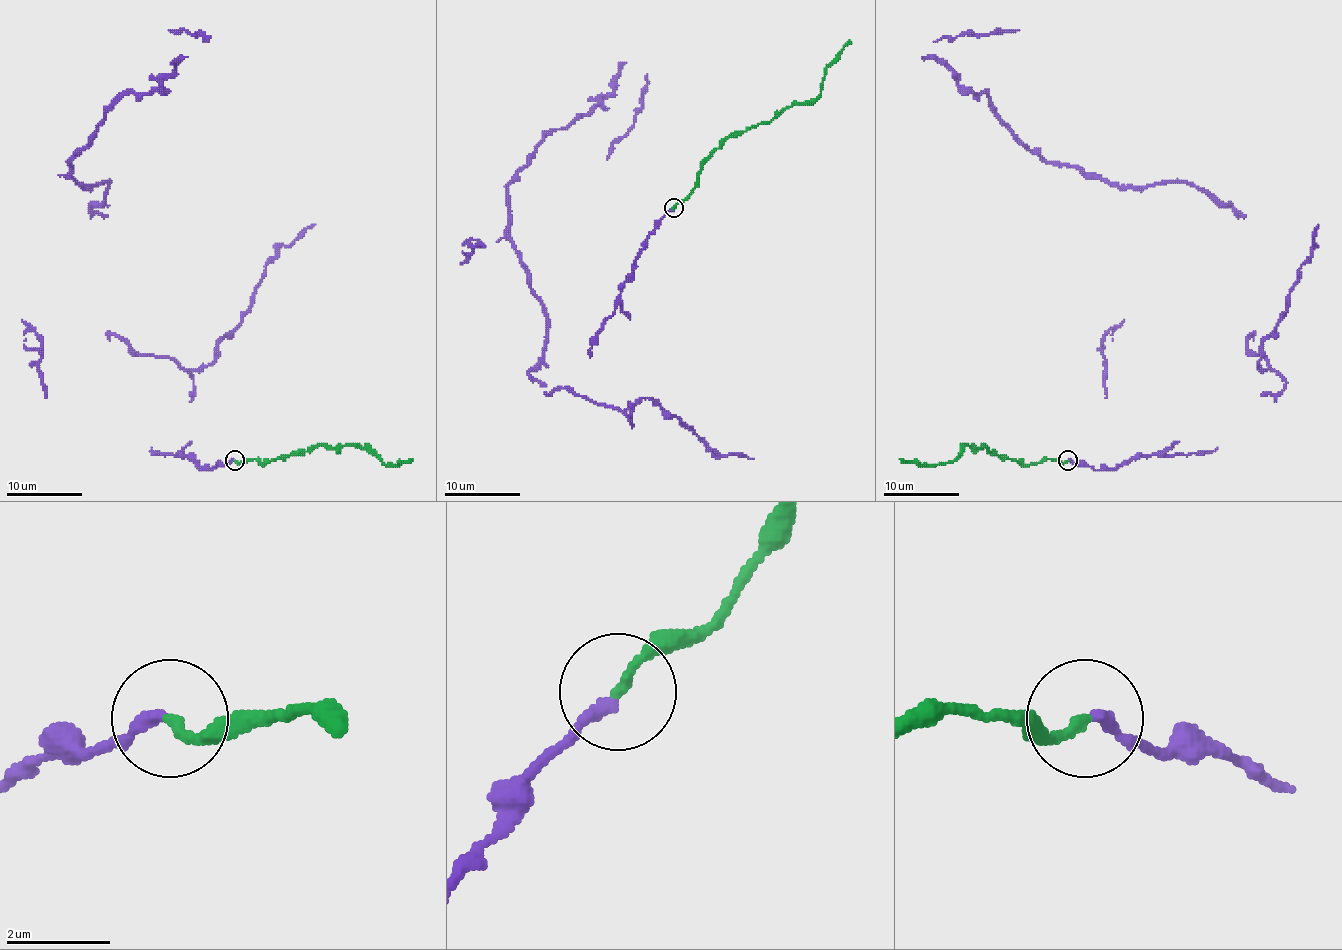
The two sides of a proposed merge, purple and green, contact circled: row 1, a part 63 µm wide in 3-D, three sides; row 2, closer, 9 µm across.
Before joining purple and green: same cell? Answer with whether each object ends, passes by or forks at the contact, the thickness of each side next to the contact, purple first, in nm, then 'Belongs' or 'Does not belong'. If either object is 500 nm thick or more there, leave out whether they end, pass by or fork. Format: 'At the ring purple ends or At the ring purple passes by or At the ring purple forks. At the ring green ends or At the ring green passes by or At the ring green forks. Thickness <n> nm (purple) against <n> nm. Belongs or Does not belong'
At the ring purple ends. At the ring green ends. Thickness 240 nm (purple) against 190 nm. Belongs

